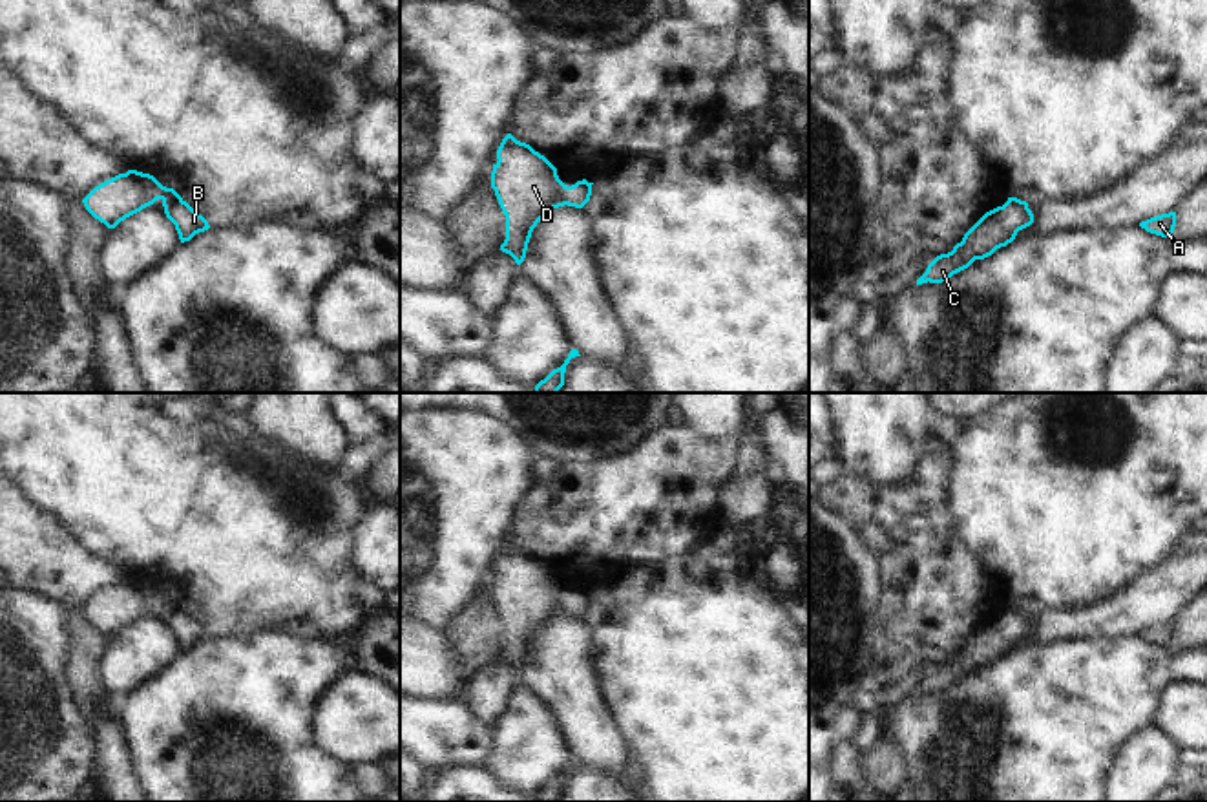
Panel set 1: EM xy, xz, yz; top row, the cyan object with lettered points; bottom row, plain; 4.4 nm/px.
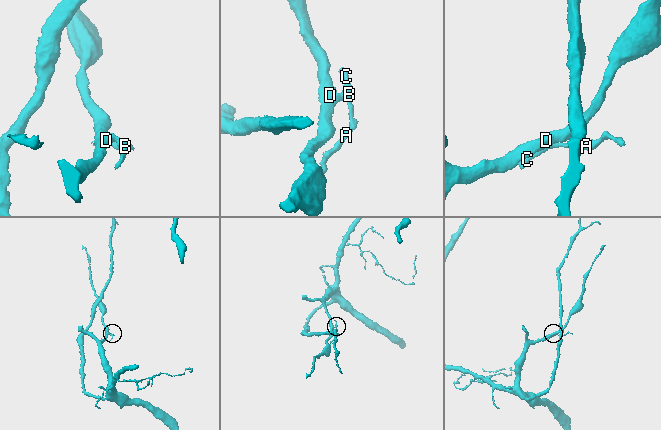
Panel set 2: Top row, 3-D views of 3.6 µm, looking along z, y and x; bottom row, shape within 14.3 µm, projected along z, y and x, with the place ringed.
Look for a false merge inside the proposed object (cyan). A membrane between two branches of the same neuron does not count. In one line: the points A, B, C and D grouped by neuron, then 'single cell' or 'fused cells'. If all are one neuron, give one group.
A B C / D; fused cells

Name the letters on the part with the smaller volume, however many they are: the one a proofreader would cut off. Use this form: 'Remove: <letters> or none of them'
Remove: A, B, C

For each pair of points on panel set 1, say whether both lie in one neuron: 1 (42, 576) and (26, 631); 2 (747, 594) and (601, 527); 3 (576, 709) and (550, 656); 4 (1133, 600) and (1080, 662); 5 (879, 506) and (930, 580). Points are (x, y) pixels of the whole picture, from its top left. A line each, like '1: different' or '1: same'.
1: different
2: different
3: same
4: different
5: same

